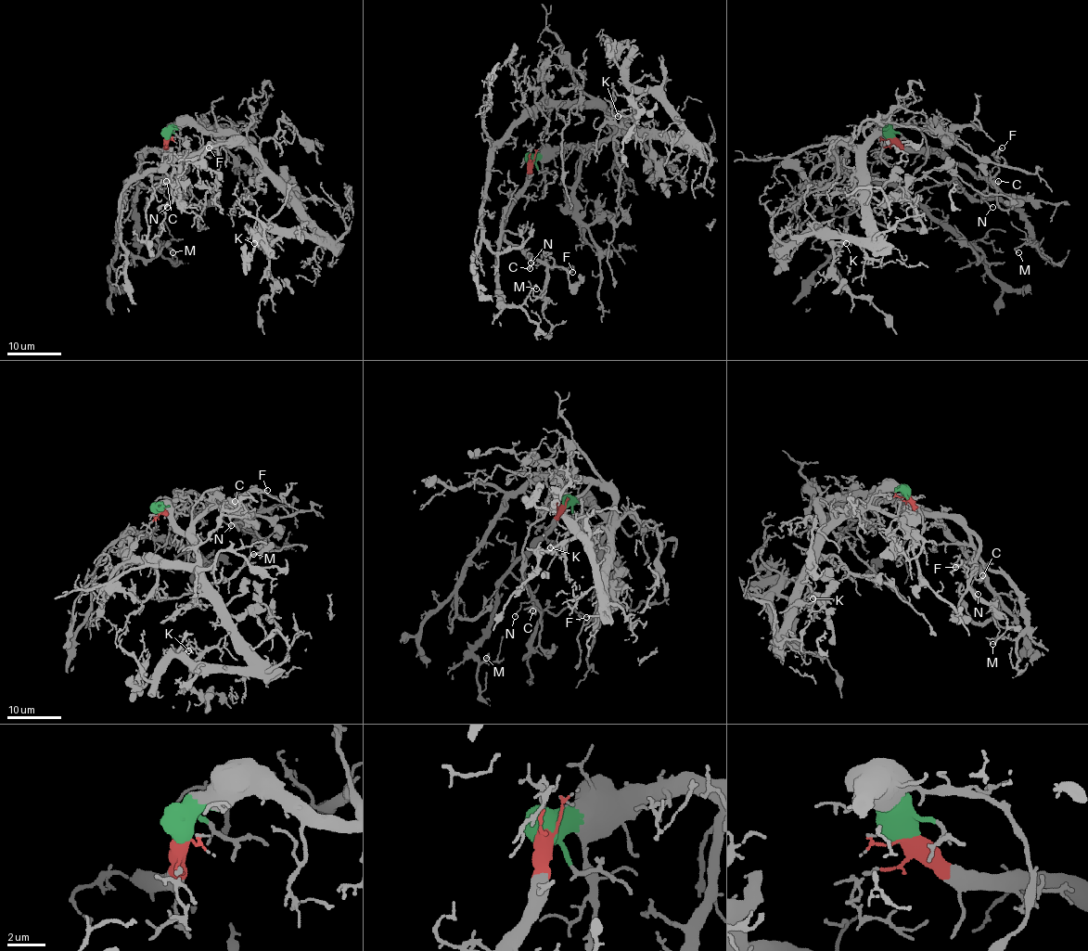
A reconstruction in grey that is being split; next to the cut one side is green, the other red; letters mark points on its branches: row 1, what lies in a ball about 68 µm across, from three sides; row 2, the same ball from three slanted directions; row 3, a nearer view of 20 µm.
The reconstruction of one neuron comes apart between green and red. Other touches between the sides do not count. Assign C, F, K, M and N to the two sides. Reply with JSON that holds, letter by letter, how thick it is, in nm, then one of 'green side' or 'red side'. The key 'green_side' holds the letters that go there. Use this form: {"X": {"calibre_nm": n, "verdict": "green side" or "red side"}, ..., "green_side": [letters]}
{"C": {"calibre_nm": 190, "verdict": "red side"}, "F": {"calibre_nm": 130, "verdict": "red side"}, "K": {"calibre_nm": 110, "verdict": "green side"}, "M": {"calibre_nm": 100, "verdict": "red side"}, "N": {"calibre_nm": 100, "verdict": "red side"}, "green_side": ["K"]}

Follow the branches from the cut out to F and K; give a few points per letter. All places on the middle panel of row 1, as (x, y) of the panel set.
F: (531, 162), (525, 190), (503, 227), (505, 237), (551, 268), (555, 264), (572, 272)
K: (531, 162), (552, 149), (599, 147), (616, 136), (683, 136), (674, 114), (651, 93), (645, 93), (617, 116)

